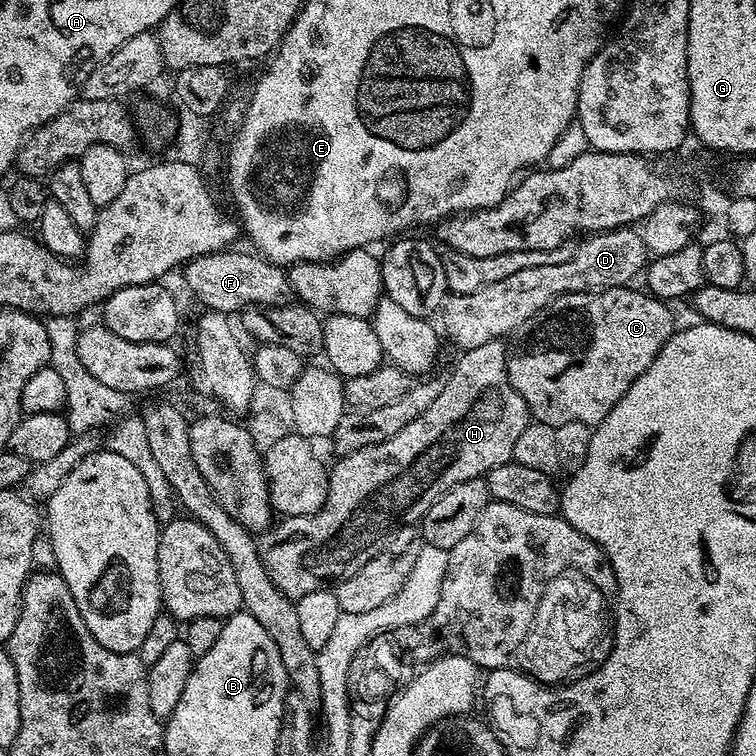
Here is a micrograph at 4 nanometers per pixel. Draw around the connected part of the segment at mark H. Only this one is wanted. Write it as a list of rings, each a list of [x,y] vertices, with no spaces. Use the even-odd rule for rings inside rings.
[[[503,339],[491,340],[477,348],[461,351],[460,361],[453,366],[452,373],[446,376],[438,398],[434,398],[434,402],[430,402],[430,406],[426,406],[426,410],[422,410],[414,422],[406,422],[406,426],[402,426],[402,430],[398,430],[398,434],[388,440],[341,455],[340,461],[331,465],[328,501],[324,507],[312,513],[307,521],[308,532],[292,536],[289,540],[280,540],[263,553],[270,578],[284,594],[296,601],[302,598],[302,594],[310,594],[325,587],[331,576],[339,577],[345,571],[344,559],[347,556],[360,556],[361,561],[369,560],[377,551],[376,543],[383,538],[384,528],[392,532],[396,524],[415,525],[423,520],[426,510],[434,506],[443,492],[455,484],[483,477],[494,466],[512,460],[514,442],[518,442],[522,430],[526,430],[530,413],[522,394],[510,386],[510,352],[504,343]]]

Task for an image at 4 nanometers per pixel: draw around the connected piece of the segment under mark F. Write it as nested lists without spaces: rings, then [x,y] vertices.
[[[225,250],[195,256],[183,265],[184,280],[188,288],[201,300],[205,309],[225,314],[236,314],[245,308],[282,306],[293,299],[287,271],[279,264],[272,264],[255,251],[236,252]]]

